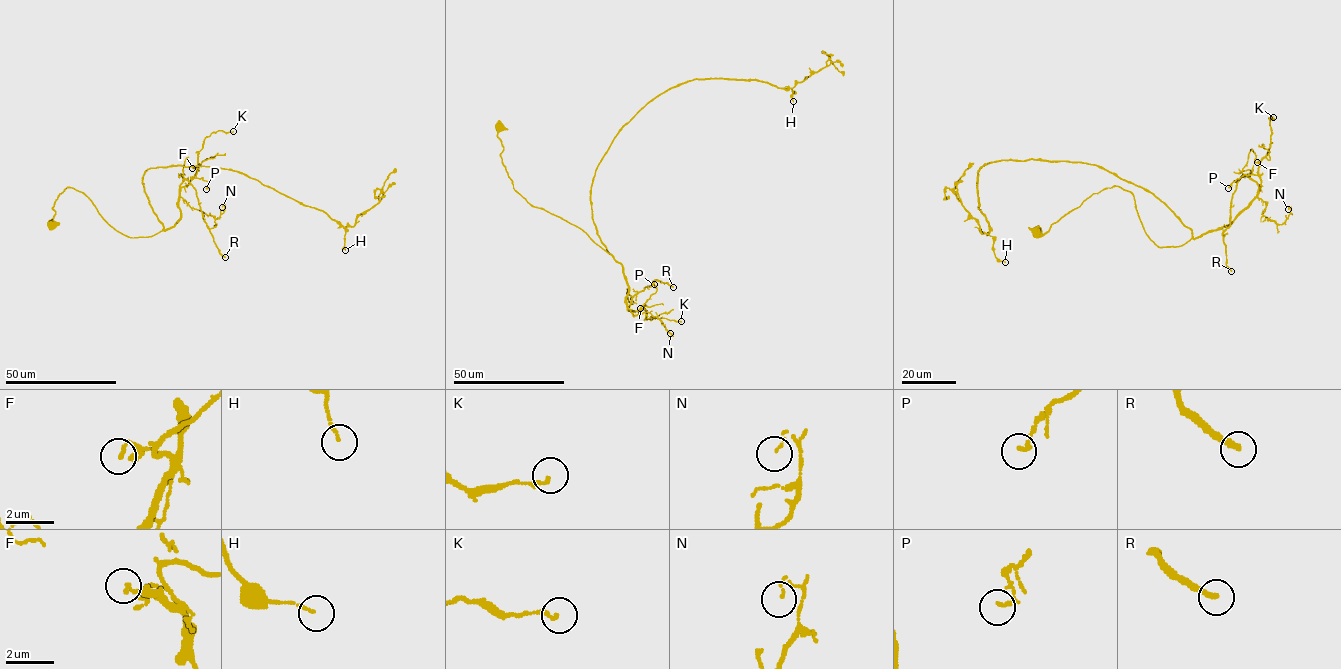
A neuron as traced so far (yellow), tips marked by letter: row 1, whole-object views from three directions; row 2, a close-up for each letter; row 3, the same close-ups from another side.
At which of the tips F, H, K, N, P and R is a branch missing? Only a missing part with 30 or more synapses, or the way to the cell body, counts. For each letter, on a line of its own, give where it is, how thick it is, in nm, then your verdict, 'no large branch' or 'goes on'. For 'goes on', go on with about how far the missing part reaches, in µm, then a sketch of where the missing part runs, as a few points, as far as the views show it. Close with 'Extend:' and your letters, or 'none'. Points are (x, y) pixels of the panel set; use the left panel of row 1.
F: place (192, 168); calibre 140 nm; no large branch
H: place (345, 250); calibre 110 nm; no large branch
K: place (233, 131); calibre 160 nm; no large branch
N: place (222, 207); calibre 80 nm; no large branch
P: place (206, 189); calibre 150 nm; no large branch
R: place (225, 257); calibre 240 nm; goes on; missing 60 µm; course (225, 257), (256, 313), (259, 345), (263, 360), (269, 368)
Extend: R

